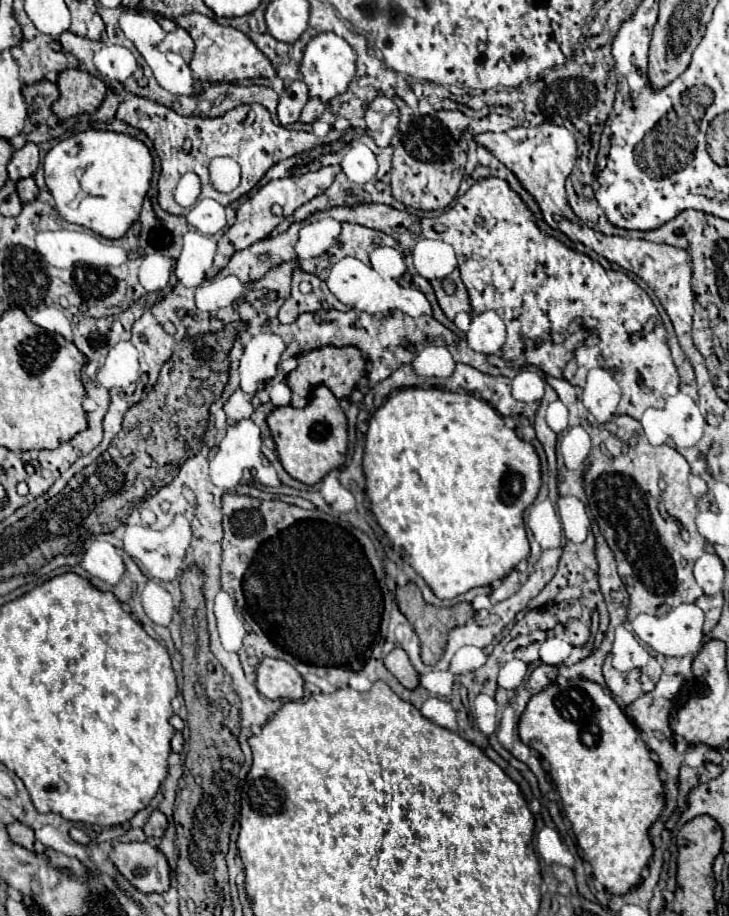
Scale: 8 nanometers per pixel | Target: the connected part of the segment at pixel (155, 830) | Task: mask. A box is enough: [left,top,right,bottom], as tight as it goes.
[143,810,167,838]

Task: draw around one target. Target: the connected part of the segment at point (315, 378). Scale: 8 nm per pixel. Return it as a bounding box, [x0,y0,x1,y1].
[287,346,365,408]

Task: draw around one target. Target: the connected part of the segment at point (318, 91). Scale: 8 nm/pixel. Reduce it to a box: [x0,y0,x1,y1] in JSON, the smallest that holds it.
[301,32,357,102]

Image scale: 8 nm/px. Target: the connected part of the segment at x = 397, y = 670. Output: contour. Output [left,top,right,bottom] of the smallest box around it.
[385,648,419,690]

